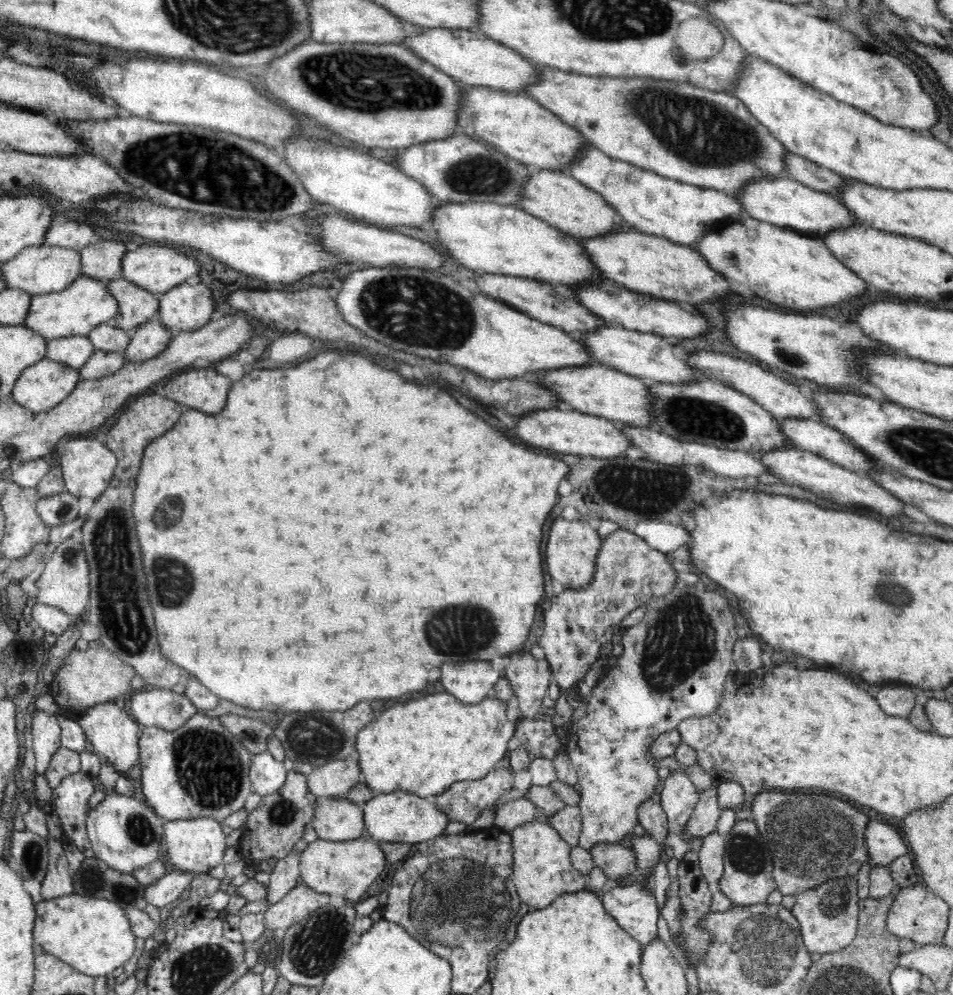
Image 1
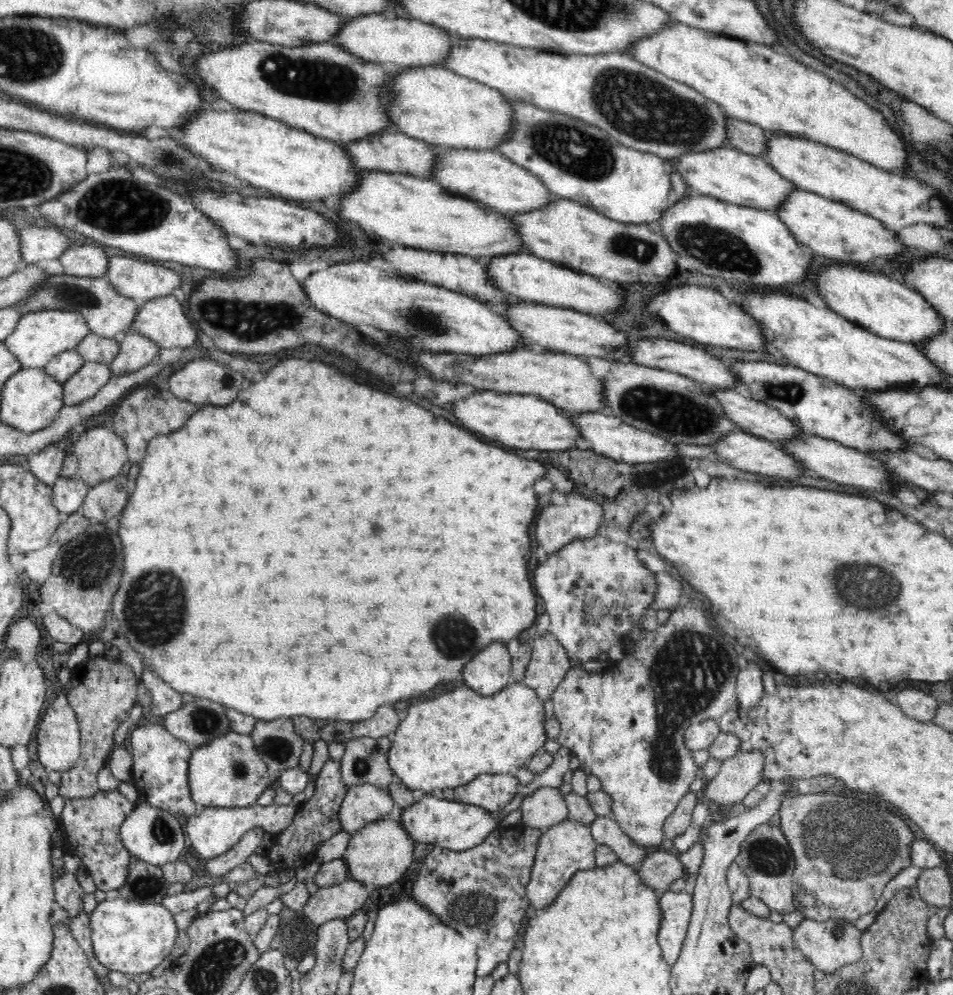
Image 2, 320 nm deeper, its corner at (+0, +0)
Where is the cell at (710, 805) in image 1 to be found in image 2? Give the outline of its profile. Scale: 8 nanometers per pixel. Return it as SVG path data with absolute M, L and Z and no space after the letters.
M758 751L738 752L733 757L724 759L720 772L702 790L703 800L720 806L742 803L756 784L764 782L762 764L762 754Z

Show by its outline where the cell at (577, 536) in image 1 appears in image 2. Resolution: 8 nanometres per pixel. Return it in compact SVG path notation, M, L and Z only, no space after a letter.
M566 493L564 504L548 503L538 514L536 520L536 538L540 546L552 554L562 550L569 542L585 539L598 534L598 527L603 521L602 505L578 493Z

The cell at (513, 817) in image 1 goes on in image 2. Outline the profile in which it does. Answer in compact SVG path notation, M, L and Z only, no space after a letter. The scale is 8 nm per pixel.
M543 786L528 792L521 813L521 824L544 831L568 818L568 805L560 789Z

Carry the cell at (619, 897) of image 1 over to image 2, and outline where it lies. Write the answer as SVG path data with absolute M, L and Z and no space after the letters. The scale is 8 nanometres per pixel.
M666 891L658 894L658 907L662 909L662 922L658 924L658 946L669 965L678 960L692 912L691 894Z

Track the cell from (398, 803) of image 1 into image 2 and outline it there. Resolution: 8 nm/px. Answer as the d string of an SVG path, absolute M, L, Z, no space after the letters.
M428 794L423 799L402 809L398 823L402 823L402 830L415 842L433 844L435 847L462 852L468 848L474 848L476 844L484 841L493 830L499 828L499 820L496 814L490 813L482 807L444 798L437 799Z

